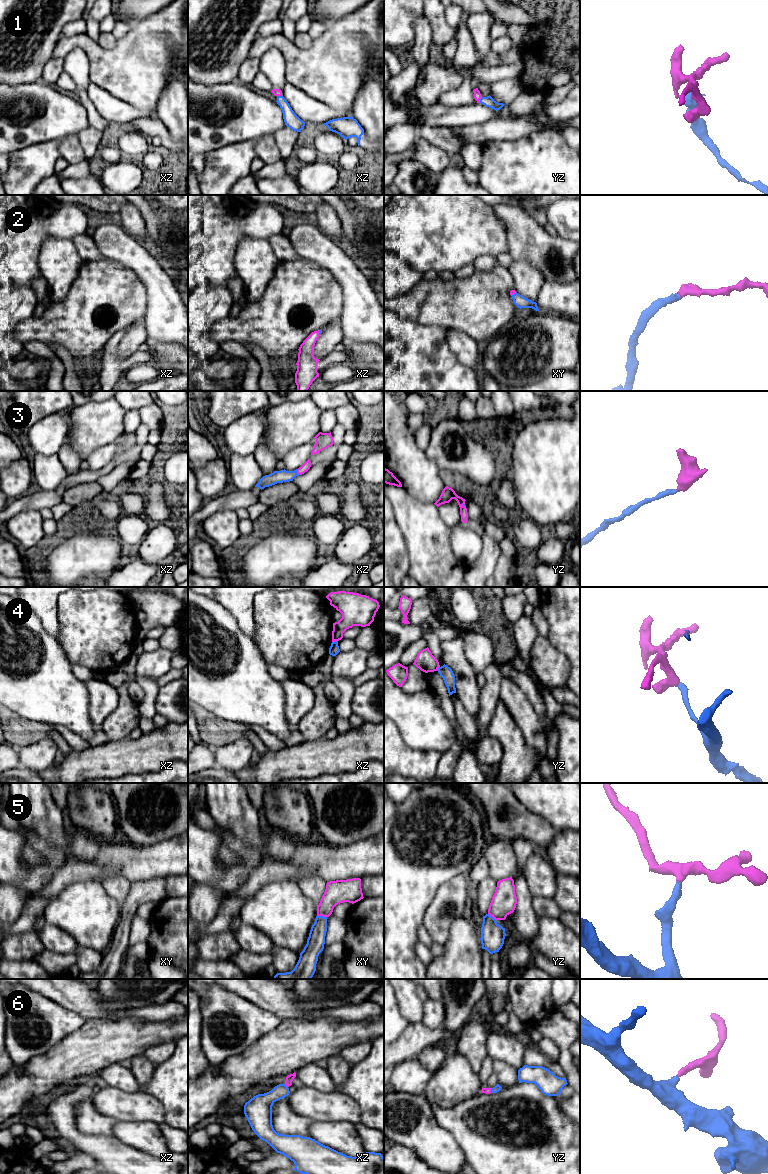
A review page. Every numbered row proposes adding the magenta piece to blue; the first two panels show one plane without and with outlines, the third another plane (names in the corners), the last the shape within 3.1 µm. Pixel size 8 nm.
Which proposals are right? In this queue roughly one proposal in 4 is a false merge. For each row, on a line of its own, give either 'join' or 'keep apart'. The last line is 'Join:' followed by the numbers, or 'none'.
1: join
2: join
3: join
4: keep apart
5: join
6: join
Join: 1, 2, 3, 5, 6

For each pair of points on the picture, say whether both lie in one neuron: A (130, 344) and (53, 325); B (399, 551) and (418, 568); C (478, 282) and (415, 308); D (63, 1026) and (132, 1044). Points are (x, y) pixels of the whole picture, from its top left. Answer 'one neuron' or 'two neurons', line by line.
A: two neurons
B: two neurons
C: one neuron
D: two neurons

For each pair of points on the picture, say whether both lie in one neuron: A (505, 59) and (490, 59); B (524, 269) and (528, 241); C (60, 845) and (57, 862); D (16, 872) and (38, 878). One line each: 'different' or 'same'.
A: same
B: different
C: different
D: same

